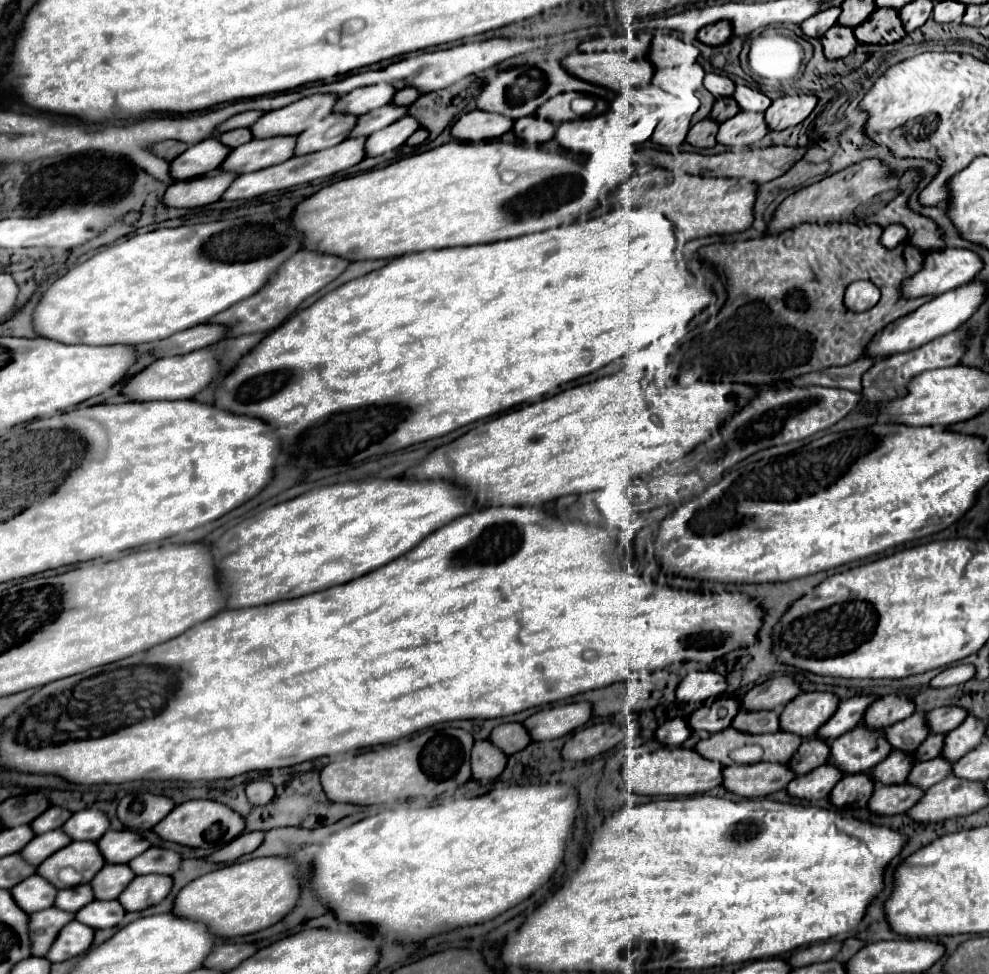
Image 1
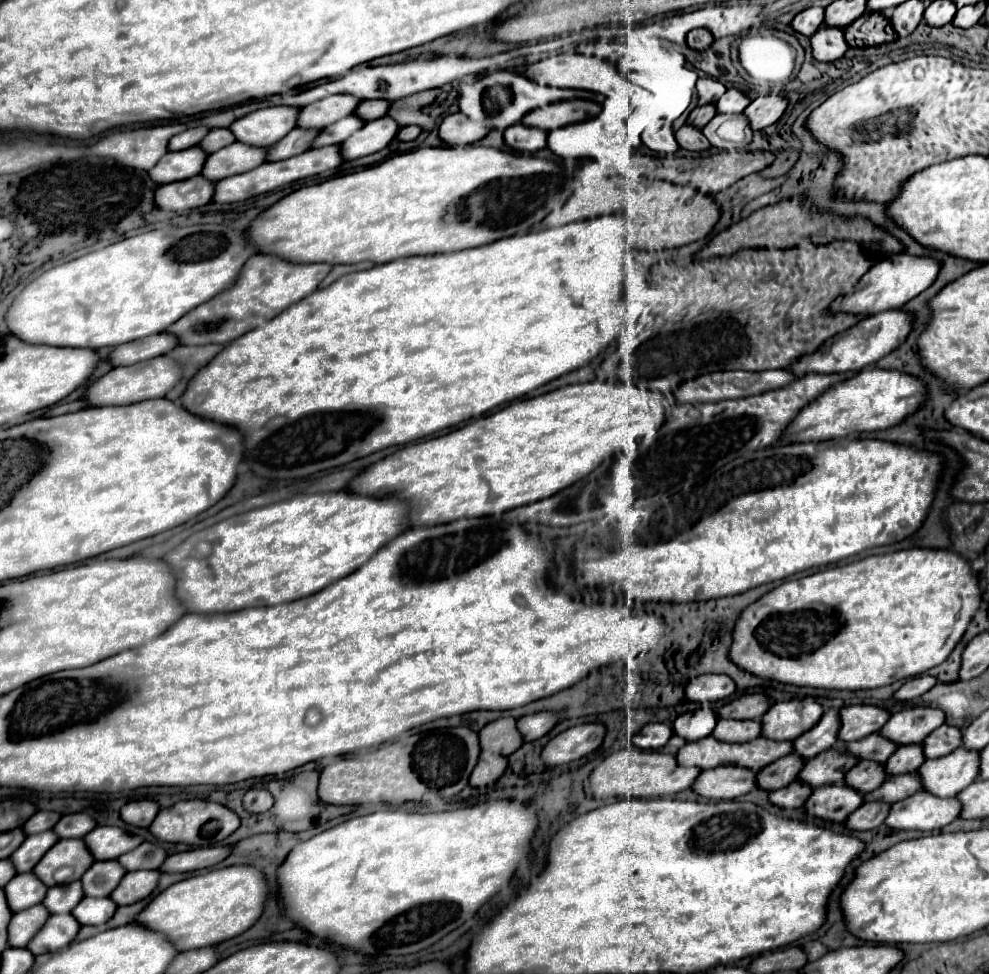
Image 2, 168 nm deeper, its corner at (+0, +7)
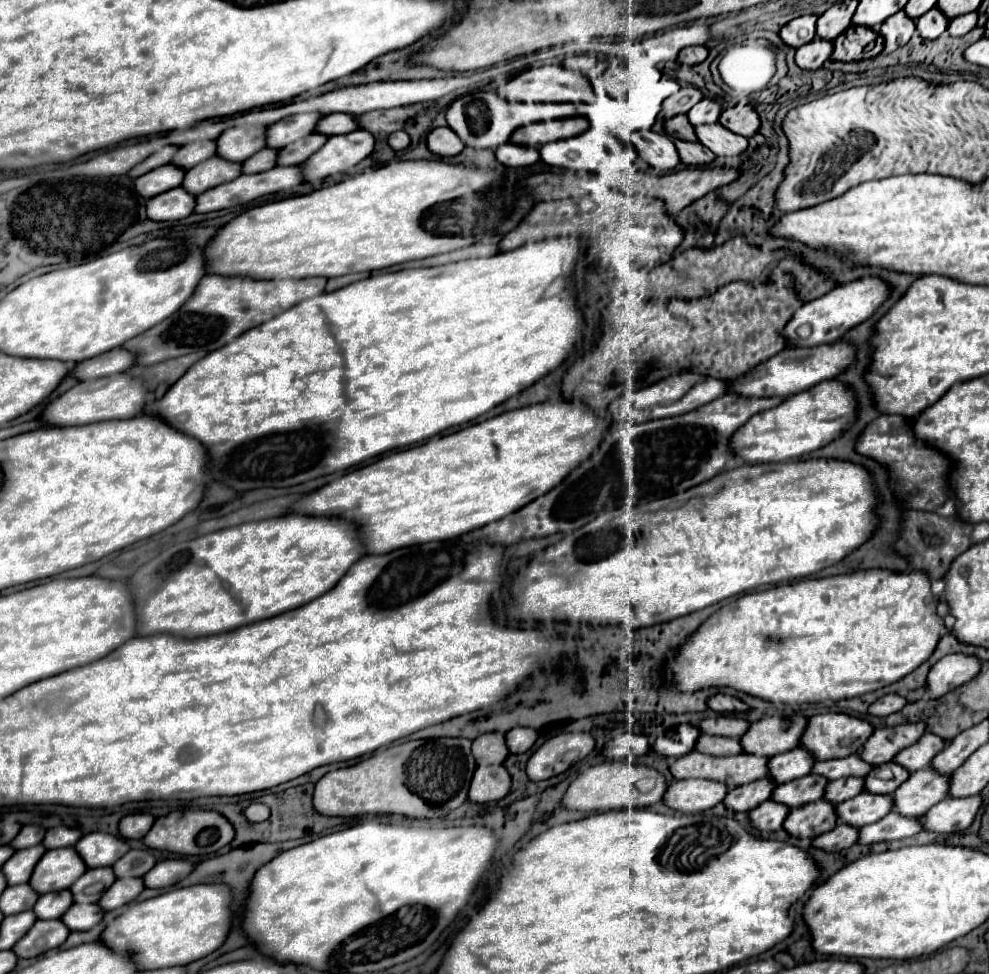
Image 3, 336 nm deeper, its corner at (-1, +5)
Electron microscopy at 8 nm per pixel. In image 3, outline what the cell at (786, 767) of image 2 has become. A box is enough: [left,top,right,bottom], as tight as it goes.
[723,777,777,811]

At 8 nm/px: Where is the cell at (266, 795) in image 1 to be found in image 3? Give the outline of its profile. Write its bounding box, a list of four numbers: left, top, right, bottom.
[245,803,269,823]

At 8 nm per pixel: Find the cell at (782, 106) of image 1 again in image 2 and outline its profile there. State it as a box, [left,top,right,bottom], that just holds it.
[744,95,788,131]

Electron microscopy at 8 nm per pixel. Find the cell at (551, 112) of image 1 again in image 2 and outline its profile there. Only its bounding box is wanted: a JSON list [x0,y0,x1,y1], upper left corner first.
[522,101,600,131]

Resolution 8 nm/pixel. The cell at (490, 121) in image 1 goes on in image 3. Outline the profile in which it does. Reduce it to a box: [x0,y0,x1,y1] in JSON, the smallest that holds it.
[427,127,465,157]

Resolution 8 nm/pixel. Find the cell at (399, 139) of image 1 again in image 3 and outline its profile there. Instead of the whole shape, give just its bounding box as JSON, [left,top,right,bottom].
[305,129,375,187]

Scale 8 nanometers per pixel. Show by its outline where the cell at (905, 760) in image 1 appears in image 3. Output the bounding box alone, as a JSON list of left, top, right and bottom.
[827,777,863,803]

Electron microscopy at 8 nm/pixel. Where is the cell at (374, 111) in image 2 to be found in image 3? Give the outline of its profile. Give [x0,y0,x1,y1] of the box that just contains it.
[317,113,359,135]

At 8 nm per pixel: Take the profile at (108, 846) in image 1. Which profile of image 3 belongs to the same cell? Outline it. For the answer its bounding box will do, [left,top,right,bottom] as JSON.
[75,831,131,869]

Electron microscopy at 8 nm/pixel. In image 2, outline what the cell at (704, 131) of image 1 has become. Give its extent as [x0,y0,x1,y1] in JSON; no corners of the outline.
[674,125,710,153]

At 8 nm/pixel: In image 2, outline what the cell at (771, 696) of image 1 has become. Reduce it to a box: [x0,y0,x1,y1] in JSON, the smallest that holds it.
[716,695,768,719]

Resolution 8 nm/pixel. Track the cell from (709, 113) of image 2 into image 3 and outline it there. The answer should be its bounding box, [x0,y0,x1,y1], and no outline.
[665,115,697,141]

